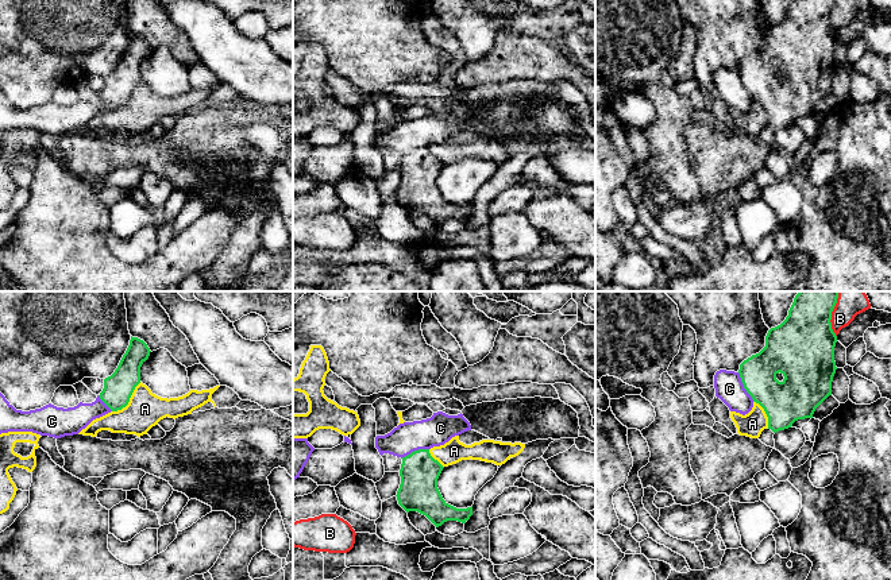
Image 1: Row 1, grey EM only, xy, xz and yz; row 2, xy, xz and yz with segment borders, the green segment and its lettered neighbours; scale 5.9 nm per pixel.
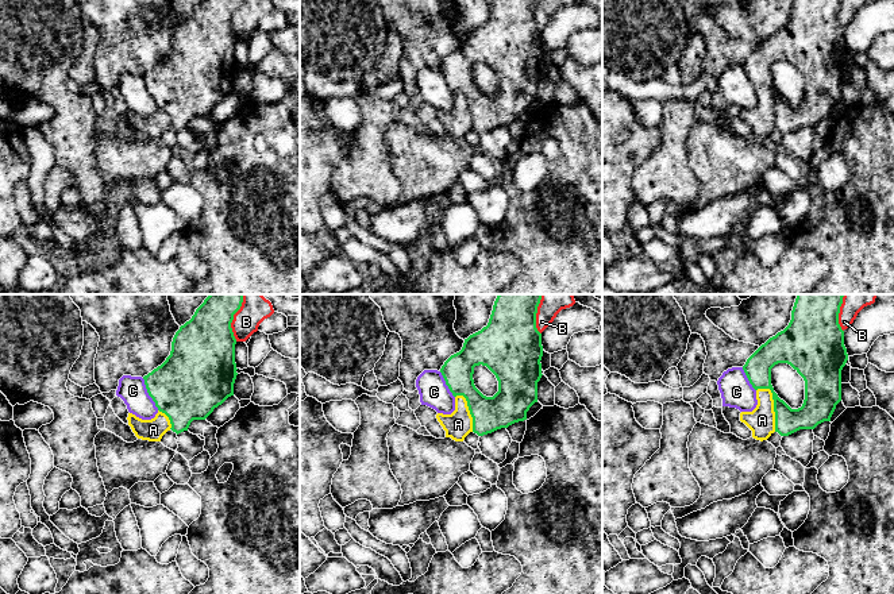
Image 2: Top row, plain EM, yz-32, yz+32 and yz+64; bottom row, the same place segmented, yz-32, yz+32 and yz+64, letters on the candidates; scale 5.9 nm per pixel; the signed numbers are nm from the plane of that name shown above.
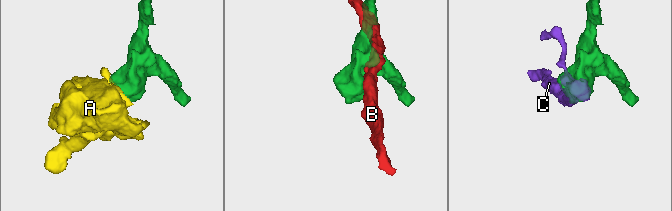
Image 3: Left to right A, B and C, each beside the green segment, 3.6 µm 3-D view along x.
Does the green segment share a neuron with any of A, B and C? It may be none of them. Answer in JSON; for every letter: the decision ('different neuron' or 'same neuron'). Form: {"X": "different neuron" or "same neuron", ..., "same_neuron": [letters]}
{"A": "different neuron", "B": "different neuron", "C": "different neuron", "same_neuron": []}

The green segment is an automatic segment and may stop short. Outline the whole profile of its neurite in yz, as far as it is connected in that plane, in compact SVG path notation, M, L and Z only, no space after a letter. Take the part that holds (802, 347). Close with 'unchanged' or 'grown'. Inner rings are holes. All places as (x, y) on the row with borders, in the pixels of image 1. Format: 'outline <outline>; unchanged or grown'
outline M799 291L786 320L768 330L765 347L740 364L744 388L764 409L774 433L798 419L813 418L815 409L832 395L837 336L830 320L837 298L838 291Z; unchanged

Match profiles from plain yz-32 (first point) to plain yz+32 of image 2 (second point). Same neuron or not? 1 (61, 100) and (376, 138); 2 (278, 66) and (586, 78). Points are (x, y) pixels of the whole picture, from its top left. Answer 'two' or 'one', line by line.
1: one
2: one

